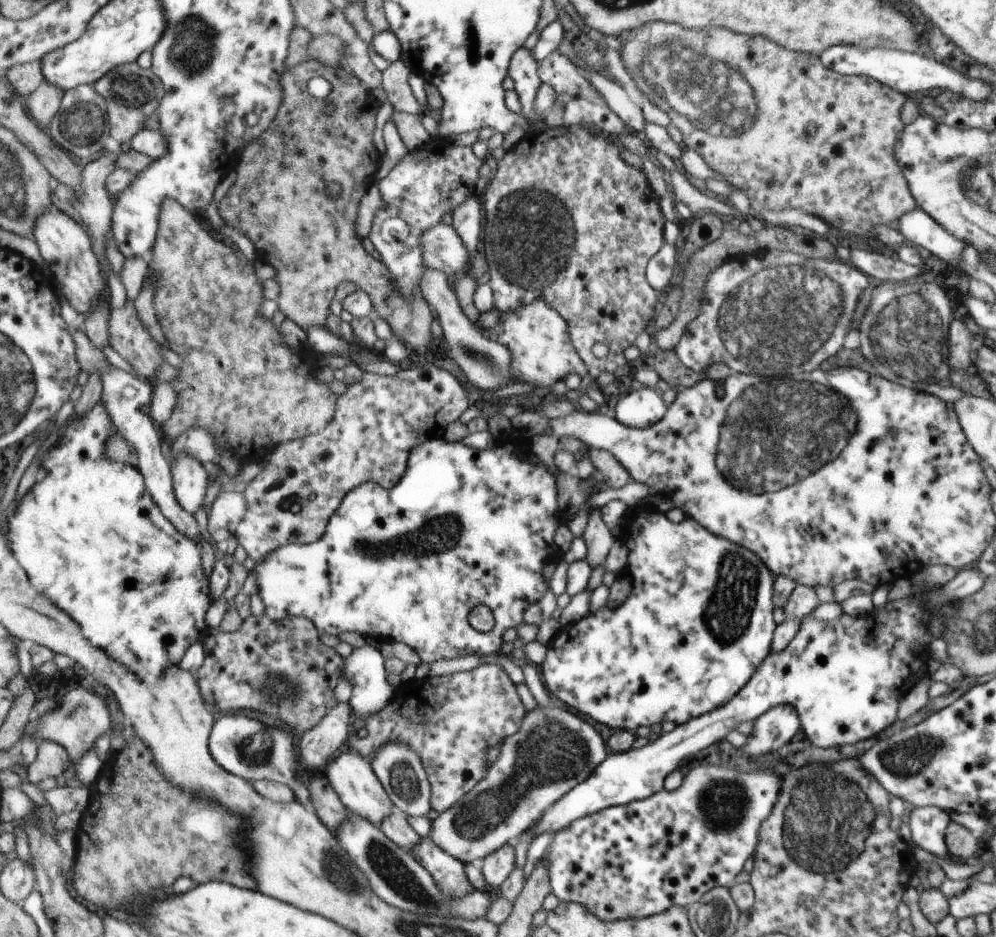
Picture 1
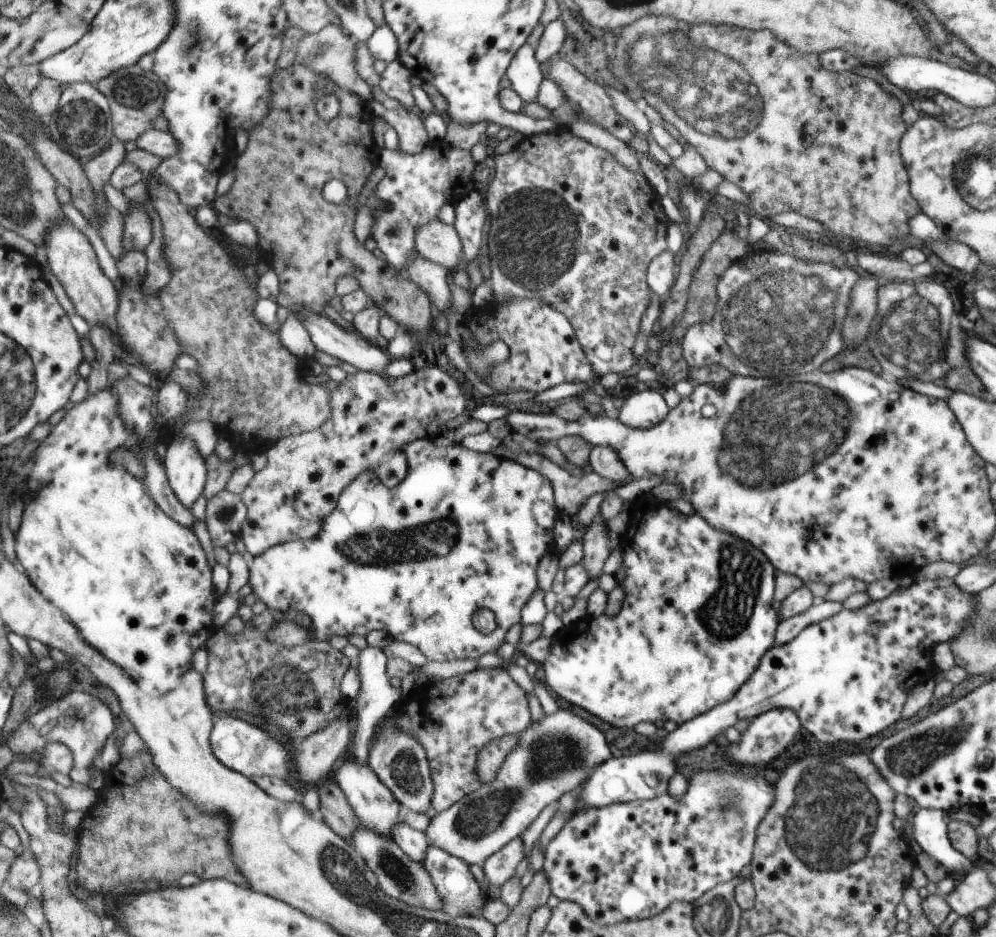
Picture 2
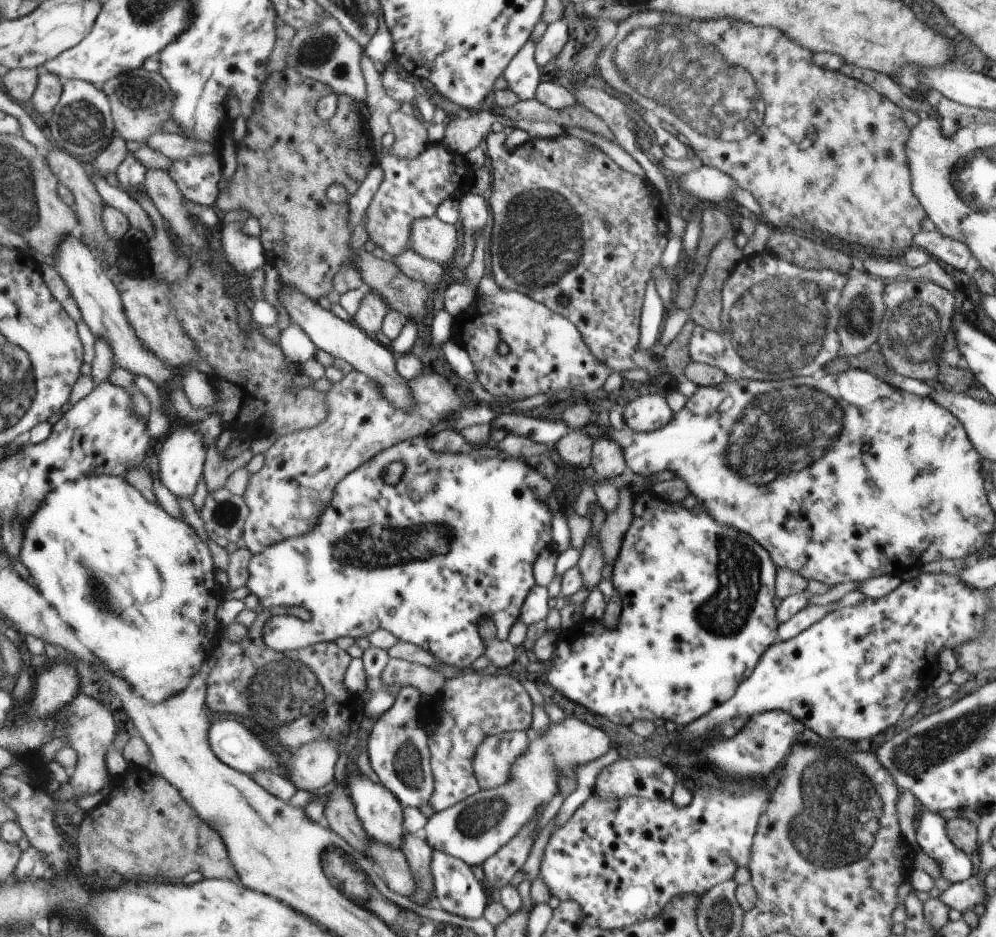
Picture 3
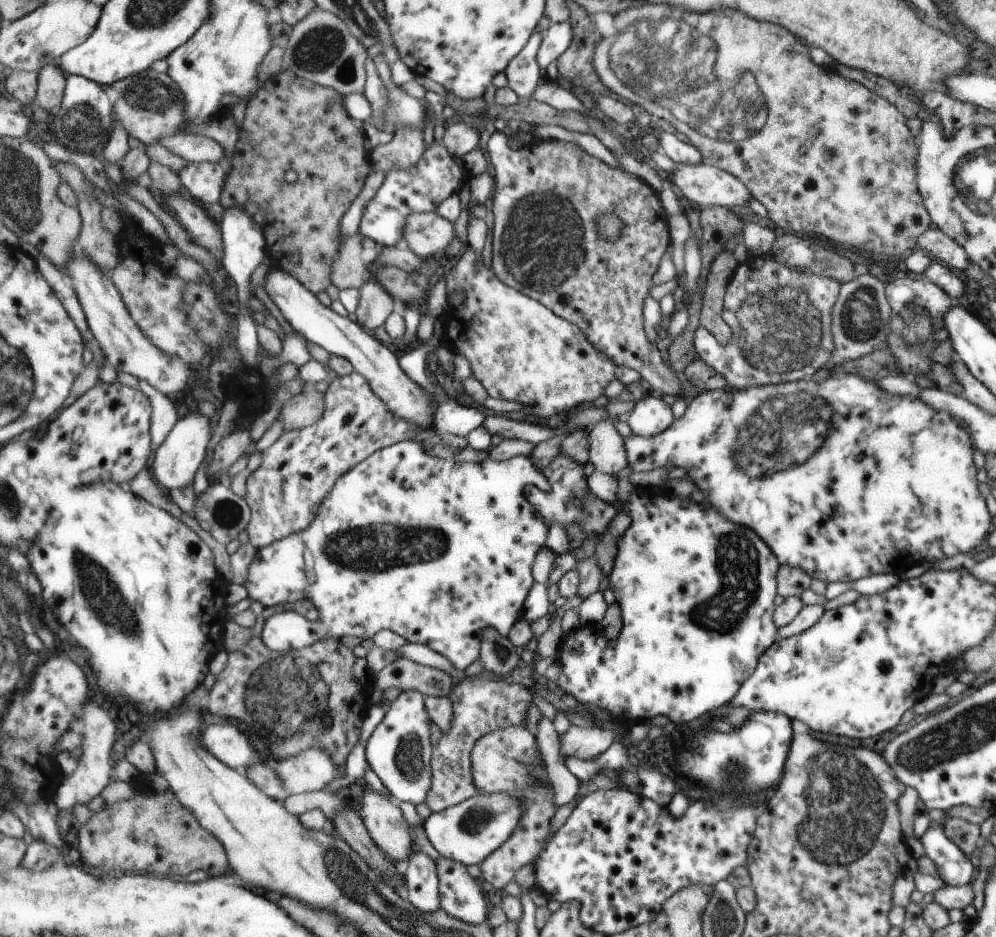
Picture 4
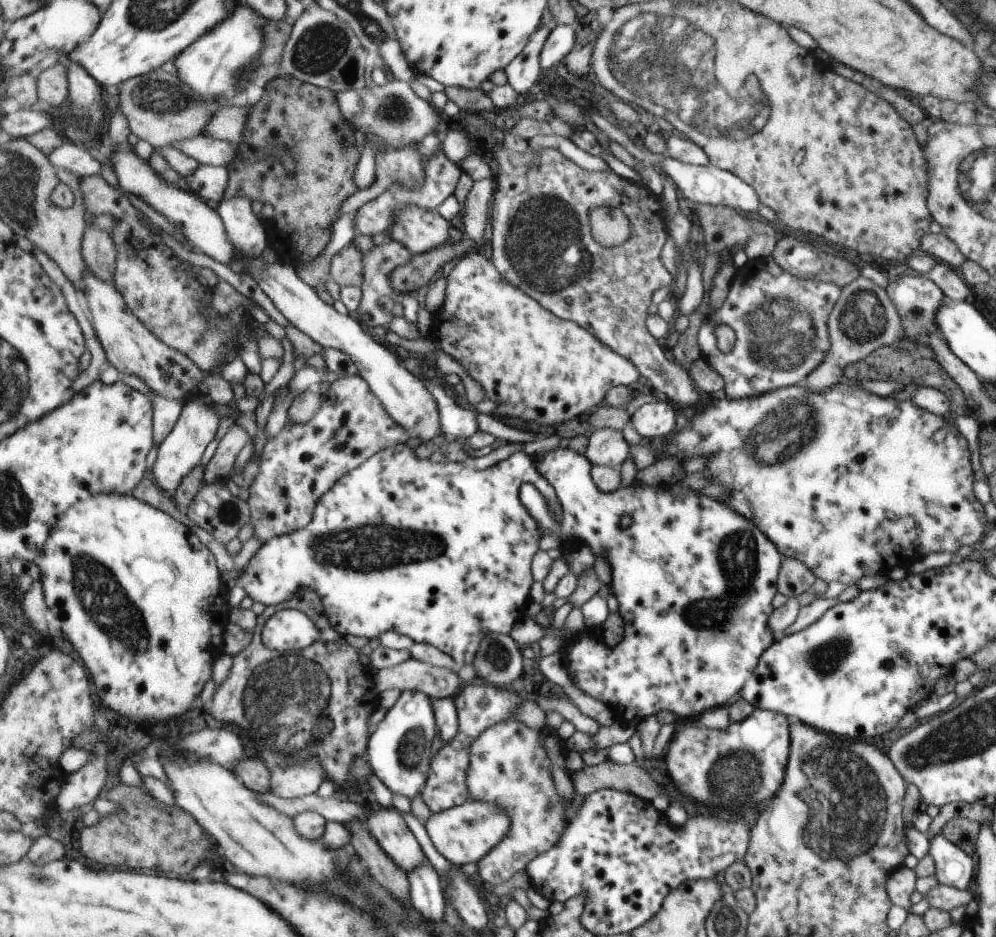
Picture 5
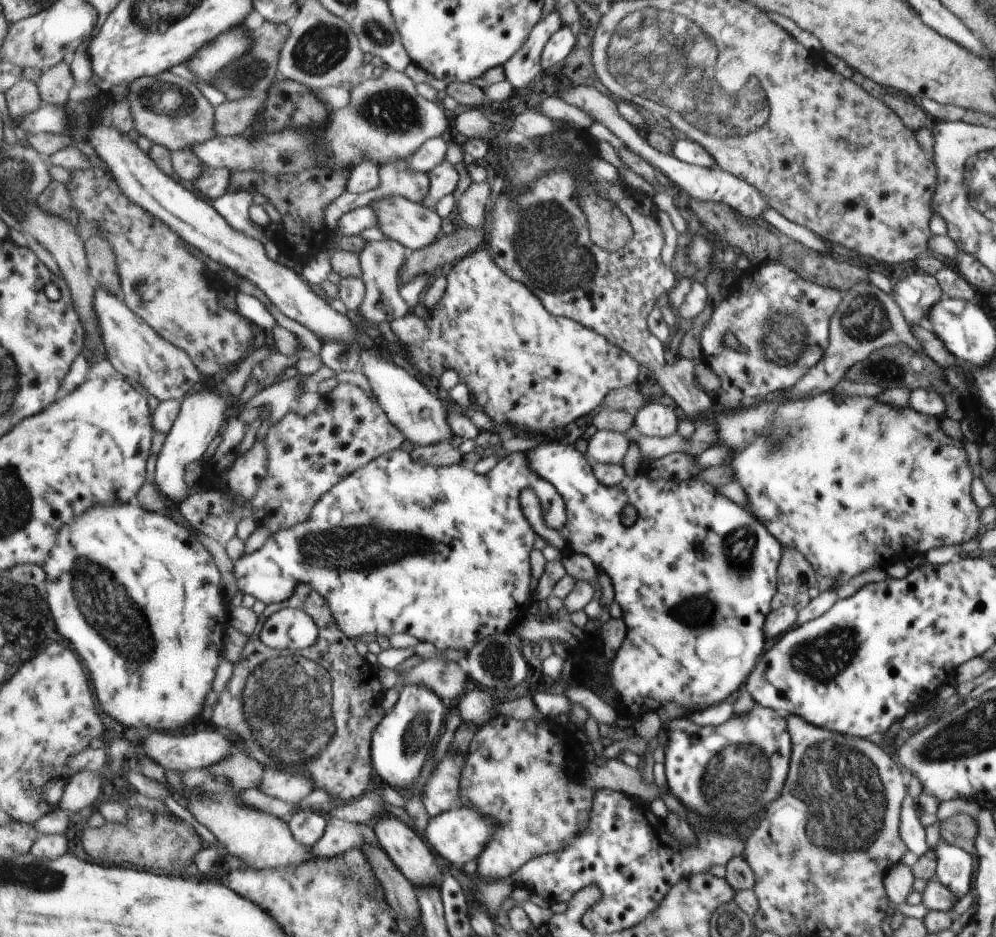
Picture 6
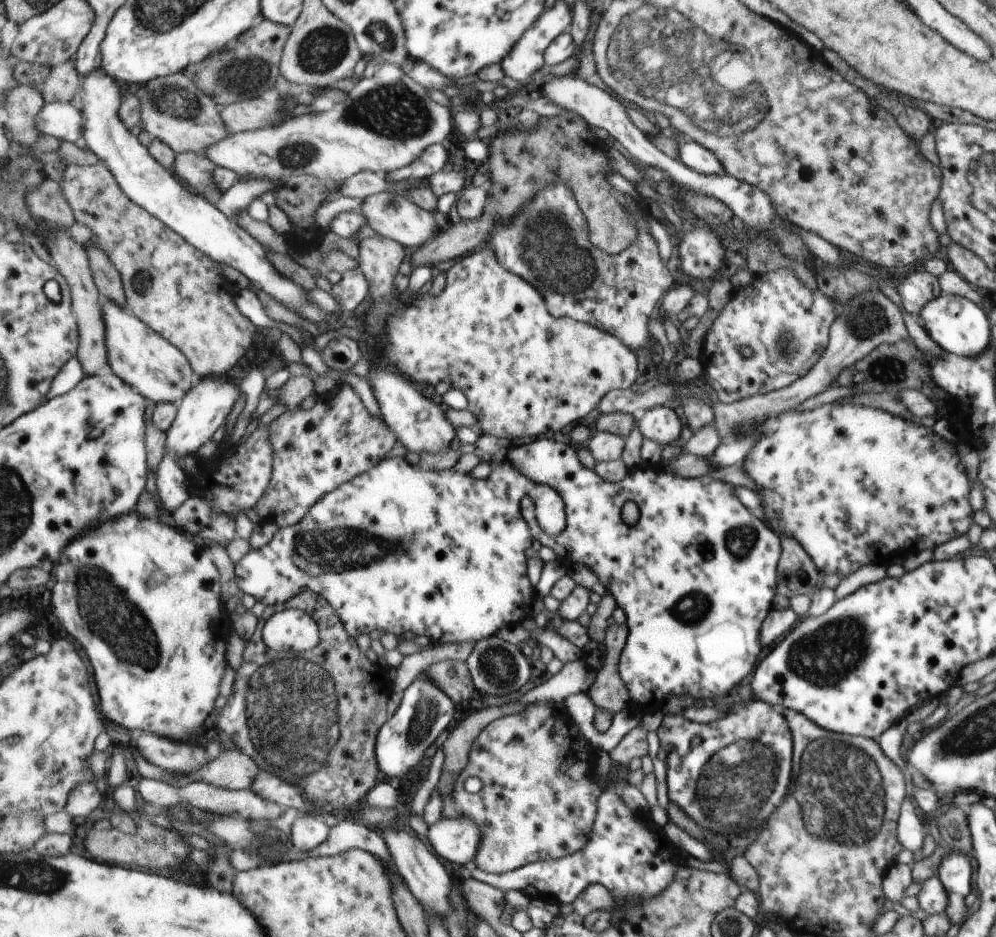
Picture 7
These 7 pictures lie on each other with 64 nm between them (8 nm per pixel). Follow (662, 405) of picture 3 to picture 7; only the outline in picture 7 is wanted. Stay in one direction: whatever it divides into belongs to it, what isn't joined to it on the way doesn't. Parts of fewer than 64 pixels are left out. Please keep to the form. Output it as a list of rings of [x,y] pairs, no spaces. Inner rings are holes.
[[[666,405],[647,410],[642,416],[637,415],[636,425],[645,439],[659,445],[669,445],[677,440],[682,432],[682,422],[674,410]]]

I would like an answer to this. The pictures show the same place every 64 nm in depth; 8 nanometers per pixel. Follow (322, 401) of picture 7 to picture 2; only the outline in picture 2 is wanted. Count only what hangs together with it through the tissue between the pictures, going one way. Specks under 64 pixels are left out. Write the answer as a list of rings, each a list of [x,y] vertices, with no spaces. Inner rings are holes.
[[[434,364],[415,369],[407,376],[394,378],[358,371],[353,375],[348,374],[339,389],[332,394],[334,414],[331,420],[318,430],[283,438],[268,449],[267,466],[256,473],[252,484],[243,494],[249,506],[249,517],[244,523],[241,538],[254,557],[263,555],[276,545],[298,539],[310,540],[322,533],[327,518],[339,508],[344,489],[367,470],[374,471],[380,482],[388,488],[399,485],[409,469],[403,453],[404,446],[418,439],[435,439],[447,430],[442,428],[446,422],[454,420],[466,410],[464,396],[454,378],[440,368],[434,368]]]

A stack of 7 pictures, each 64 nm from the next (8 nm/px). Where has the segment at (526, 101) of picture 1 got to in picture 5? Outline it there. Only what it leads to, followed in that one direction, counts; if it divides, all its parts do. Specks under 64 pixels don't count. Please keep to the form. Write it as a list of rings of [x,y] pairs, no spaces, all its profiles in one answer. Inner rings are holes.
[[[540,24],[528,41],[523,52],[515,58],[503,71],[507,76],[507,83],[517,93],[527,96],[537,90],[538,76],[540,76],[542,61],[539,54],[551,34],[552,27]]]

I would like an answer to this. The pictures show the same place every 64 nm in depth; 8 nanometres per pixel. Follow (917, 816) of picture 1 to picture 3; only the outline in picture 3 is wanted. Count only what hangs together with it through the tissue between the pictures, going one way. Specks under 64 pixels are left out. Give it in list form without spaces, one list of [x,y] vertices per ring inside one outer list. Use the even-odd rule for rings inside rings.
[[[929,811],[920,816],[919,822],[916,840],[921,851],[939,864],[941,876],[951,884],[967,881],[973,875],[974,866],[966,853],[946,836],[944,818]]]

